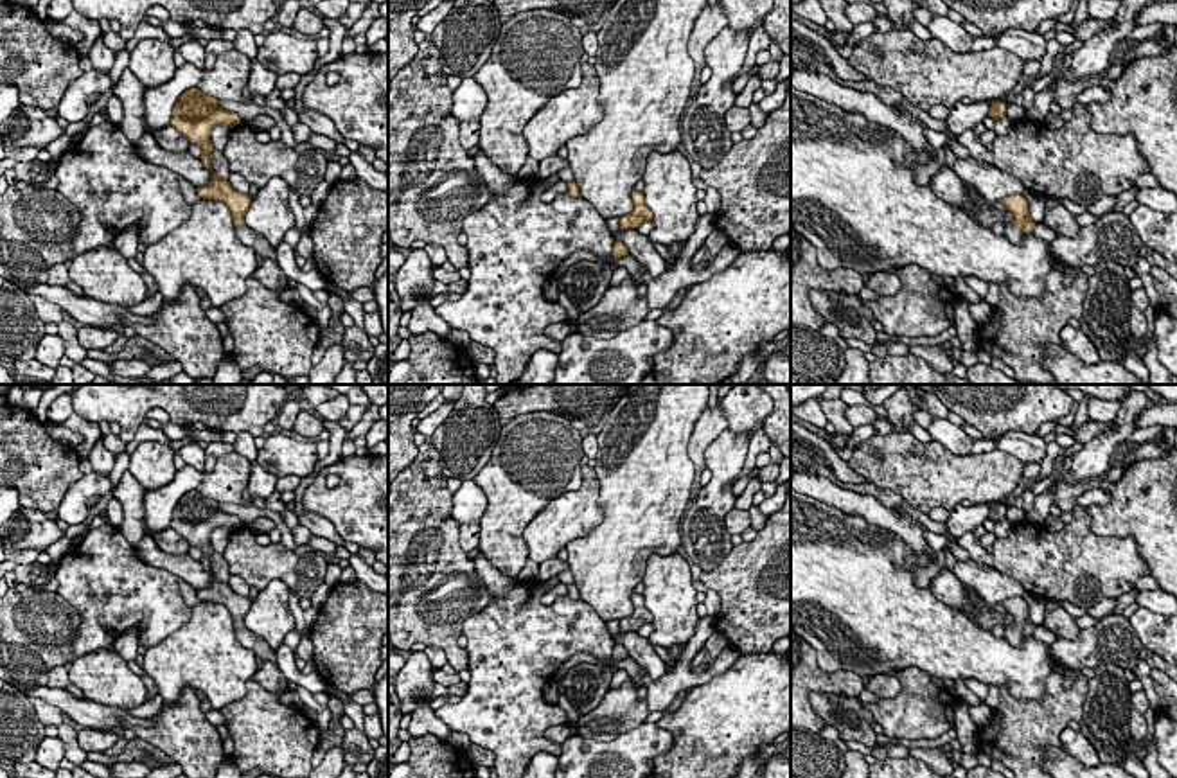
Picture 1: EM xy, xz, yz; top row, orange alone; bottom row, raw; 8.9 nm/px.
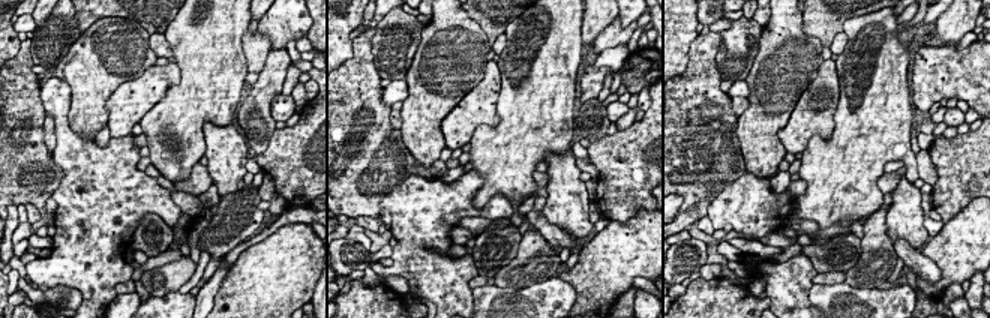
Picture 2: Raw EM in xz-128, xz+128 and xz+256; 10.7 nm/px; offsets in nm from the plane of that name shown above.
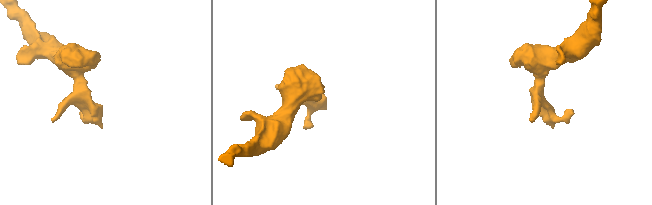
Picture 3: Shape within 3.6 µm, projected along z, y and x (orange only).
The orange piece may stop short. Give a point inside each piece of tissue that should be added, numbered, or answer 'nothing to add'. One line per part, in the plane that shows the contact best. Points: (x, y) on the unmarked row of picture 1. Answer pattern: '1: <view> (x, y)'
1: yz (1014, 636)

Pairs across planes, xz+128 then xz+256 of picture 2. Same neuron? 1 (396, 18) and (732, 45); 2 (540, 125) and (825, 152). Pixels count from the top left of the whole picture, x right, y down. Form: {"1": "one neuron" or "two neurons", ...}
{"1": "one neuron", "2": "one neuron"}

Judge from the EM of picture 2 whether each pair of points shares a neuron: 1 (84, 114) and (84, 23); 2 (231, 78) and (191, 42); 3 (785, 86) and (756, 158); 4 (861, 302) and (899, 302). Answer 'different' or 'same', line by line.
1: different
2: same
3: same
4: same

